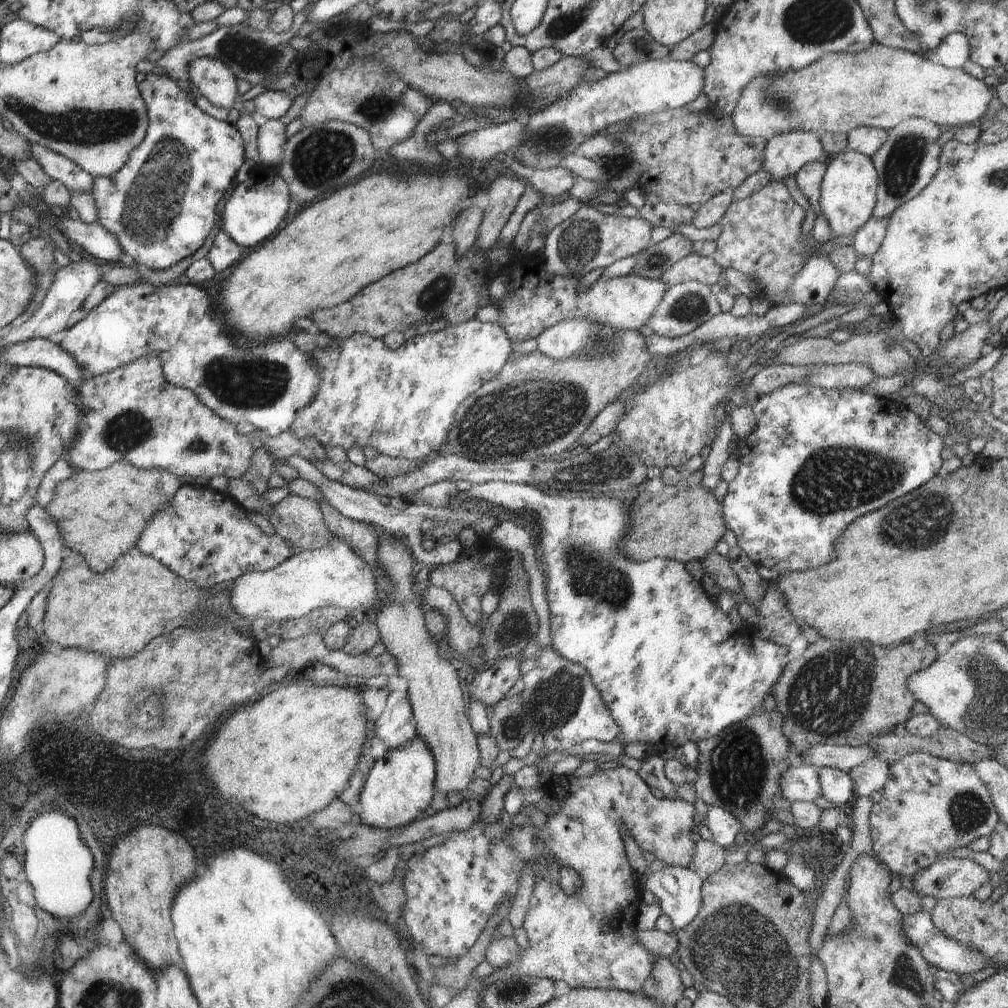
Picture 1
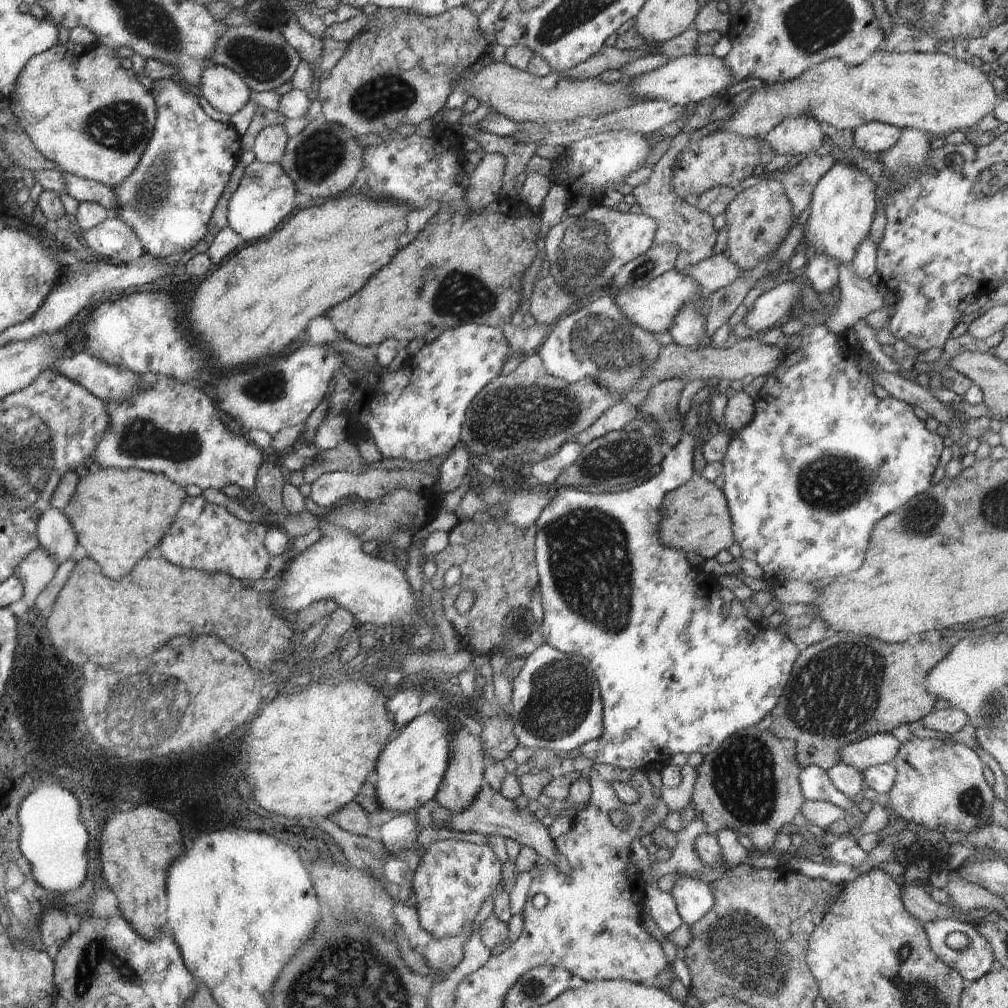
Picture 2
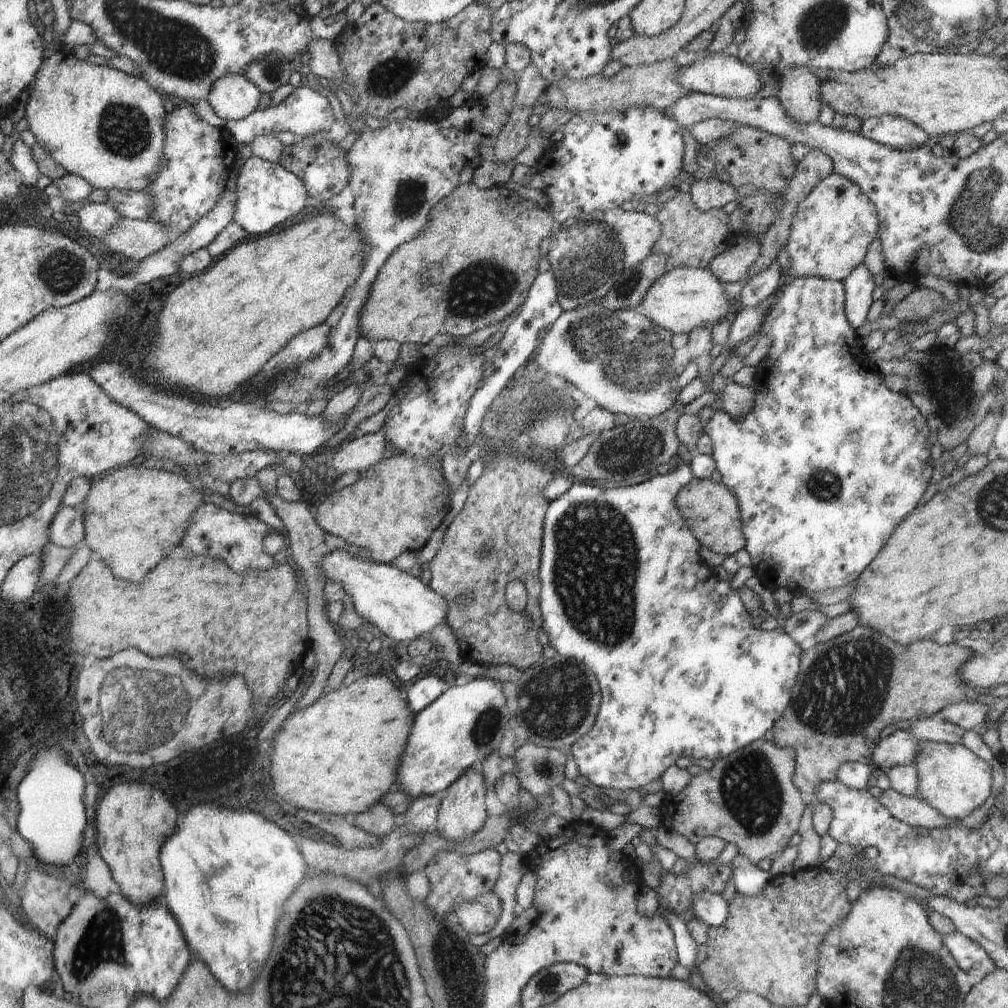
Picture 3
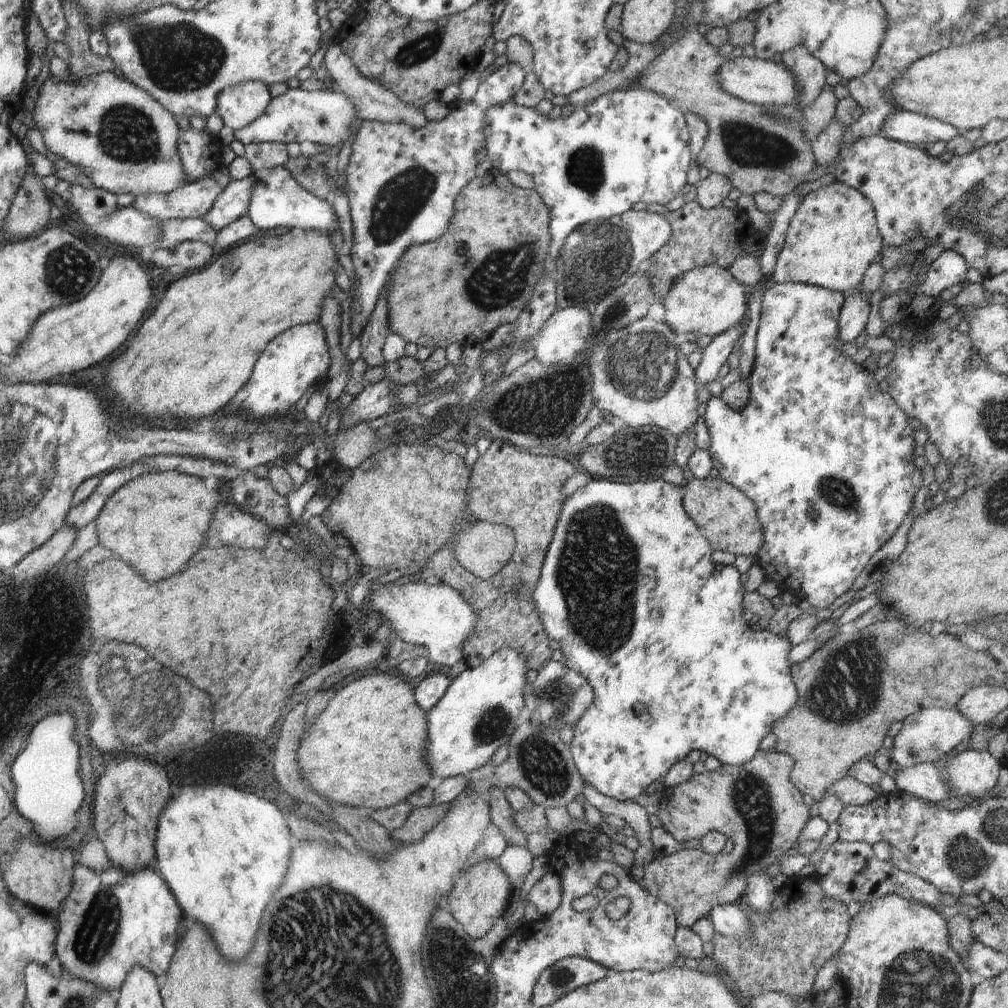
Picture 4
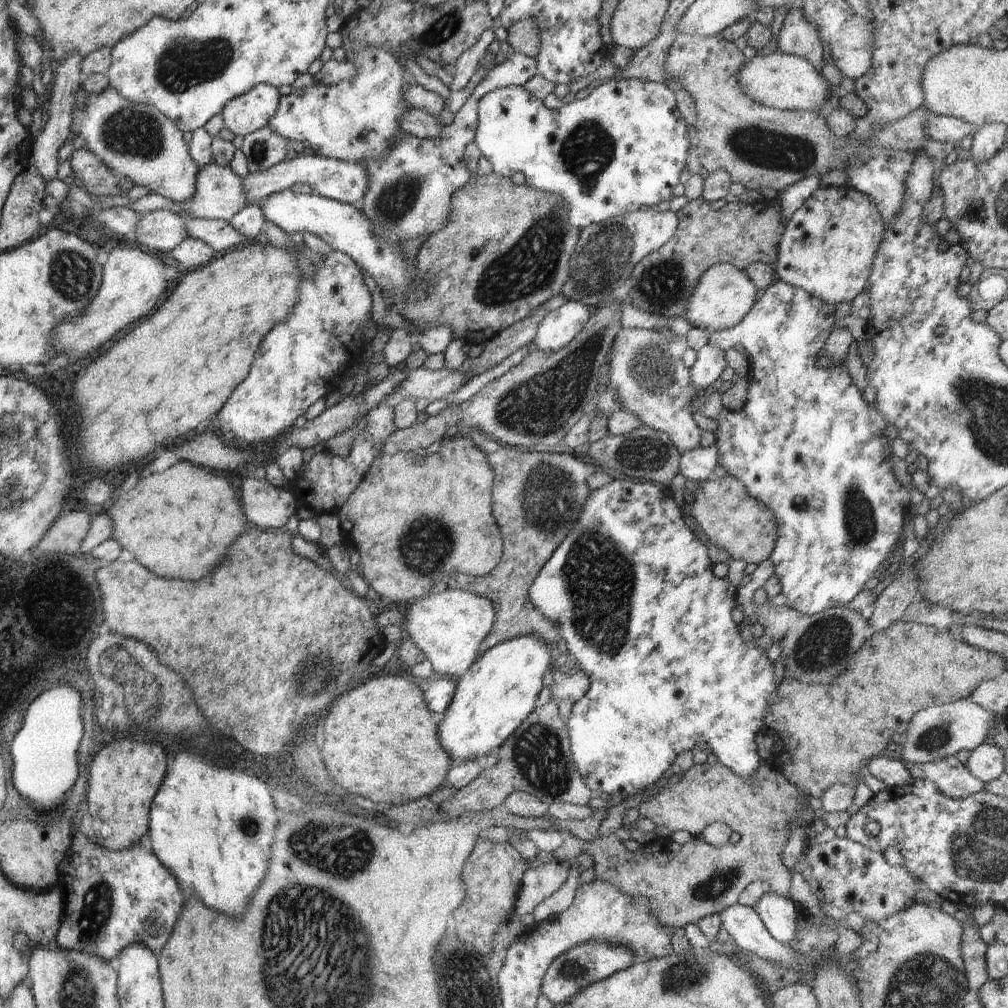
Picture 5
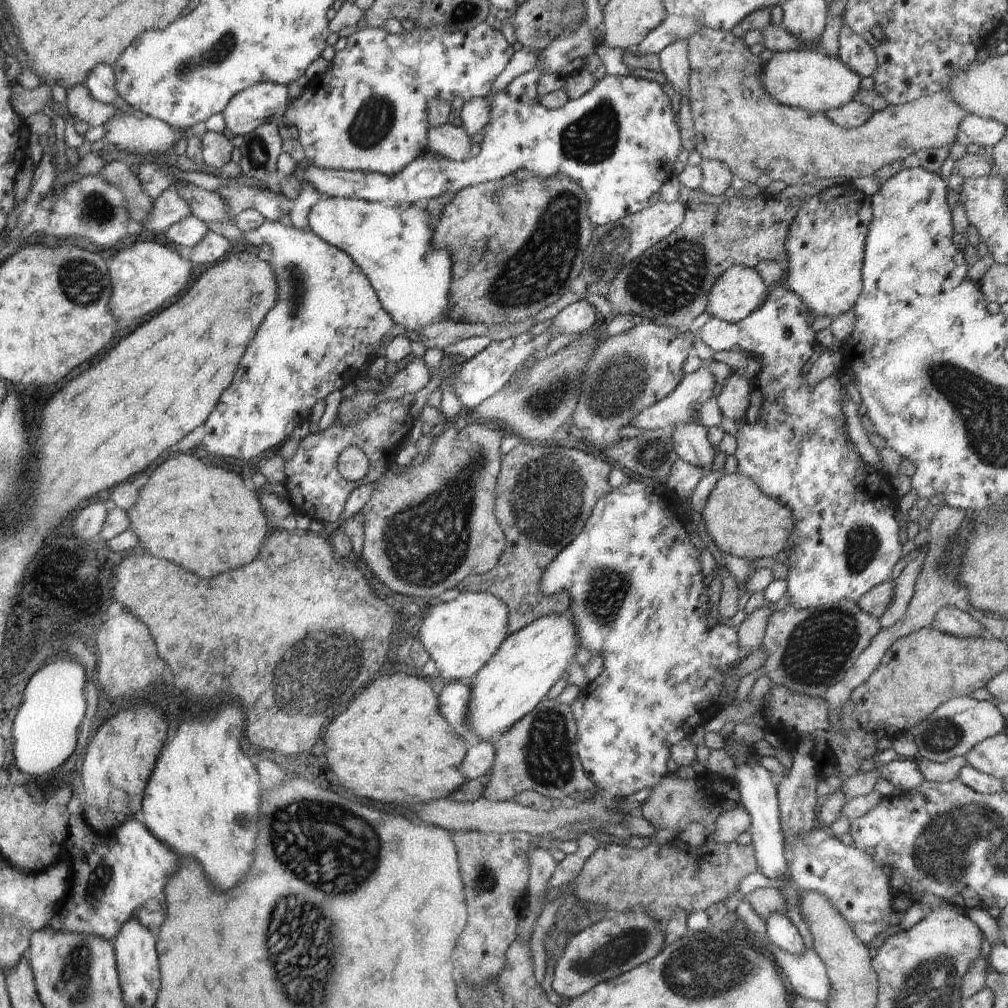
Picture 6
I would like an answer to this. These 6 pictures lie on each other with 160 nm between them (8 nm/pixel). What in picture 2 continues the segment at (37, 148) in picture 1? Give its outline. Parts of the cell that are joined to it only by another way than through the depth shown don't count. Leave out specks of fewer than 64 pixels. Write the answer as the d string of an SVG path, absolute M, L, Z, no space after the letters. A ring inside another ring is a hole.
M62 172L64 176L64 186L66 190L64 191L73 199L76 199L80 203L88 201L92 203L100 204L106 211L112 212L116 210L116 192L114 188L110 186L105 186L104 184L85 180L70 172Z

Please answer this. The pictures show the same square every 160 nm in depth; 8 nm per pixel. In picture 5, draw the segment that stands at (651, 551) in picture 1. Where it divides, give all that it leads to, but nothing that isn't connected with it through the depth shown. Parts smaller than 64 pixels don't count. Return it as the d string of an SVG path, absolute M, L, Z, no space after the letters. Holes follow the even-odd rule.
M726 475L717 480L704 481L695 493L694 503L691 504L691 507L691 516L706 533L708 540L719 549L728 552L733 559L759 565L759 563L770 558L770 554L776 546L776 538L778 538L776 518L762 502L757 502L748 494L747 487L738 481L738 478Z

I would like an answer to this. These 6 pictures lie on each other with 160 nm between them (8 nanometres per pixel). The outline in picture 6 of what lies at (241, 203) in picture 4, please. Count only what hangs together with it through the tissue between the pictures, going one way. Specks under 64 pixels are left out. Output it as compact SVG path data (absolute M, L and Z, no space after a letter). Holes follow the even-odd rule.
M536 67L515 78L504 90L491 92L491 95L486 97L490 105L490 116L488 123L481 130L482 142L477 144L477 151L465 161L447 161L444 157L427 152L426 156L414 159L404 170L393 175L323 169L303 161L296 164L297 169L294 169L292 175L298 182L307 182L326 197L412 205L425 204L430 198L436 198L444 192L457 193L470 185L497 181L524 169L541 179L563 174L581 186L589 202L588 220L596 226L616 222L626 215L646 208L648 200L652 196L658 197L662 184L671 178L673 164L682 148L678 116L672 111L670 97L662 90L663 85L642 77L635 78L633 75L606 74L584 96L569 100L559 109L551 110L538 101L537 82L542 73L543 70Z

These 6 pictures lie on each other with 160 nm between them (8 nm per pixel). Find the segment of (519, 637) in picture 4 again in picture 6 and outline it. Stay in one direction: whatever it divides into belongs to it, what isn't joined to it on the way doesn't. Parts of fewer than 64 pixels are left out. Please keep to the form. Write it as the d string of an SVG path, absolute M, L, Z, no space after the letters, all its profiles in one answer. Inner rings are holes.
M526 440L501 456L502 470L496 482L496 518L506 537L506 548L499 558L498 564L481 575L470 575L457 584L461 592L490 593L499 598L509 612L506 634L511 635L535 620L550 615L564 615L571 608L568 594L556 595L541 594L539 588L541 576L546 567L580 534L592 514L598 499L608 494L612 488L607 476L611 471L610 464L600 457L584 453L580 449L567 449L566 447L541 446L531 444Z

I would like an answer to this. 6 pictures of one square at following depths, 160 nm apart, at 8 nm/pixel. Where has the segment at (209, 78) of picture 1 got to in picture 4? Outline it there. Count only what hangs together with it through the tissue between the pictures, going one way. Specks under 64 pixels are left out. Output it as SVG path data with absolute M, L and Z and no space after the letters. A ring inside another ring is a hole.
M242 82L222 90L218 96L216 113L224 125L236 131L260 118L271 100L269 88L262 82Z

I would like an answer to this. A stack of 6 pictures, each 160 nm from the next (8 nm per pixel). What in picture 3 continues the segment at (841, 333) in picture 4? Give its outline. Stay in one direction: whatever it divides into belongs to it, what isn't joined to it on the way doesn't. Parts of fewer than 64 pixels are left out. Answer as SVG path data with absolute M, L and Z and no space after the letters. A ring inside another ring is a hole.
M860 264L843 281L845 290L845 316L854 330L867 324L868 312L873 304L872 292L876 287L873 274Z

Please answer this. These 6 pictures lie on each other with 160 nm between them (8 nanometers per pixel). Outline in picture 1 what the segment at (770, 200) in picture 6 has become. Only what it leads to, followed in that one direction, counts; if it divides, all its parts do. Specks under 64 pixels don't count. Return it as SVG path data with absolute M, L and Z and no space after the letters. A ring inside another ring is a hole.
M641 190L645 205L638 214L640 218L646 219L651 227L676 228L680 224L691 224L695 212L690 207L666 204L655 194Z

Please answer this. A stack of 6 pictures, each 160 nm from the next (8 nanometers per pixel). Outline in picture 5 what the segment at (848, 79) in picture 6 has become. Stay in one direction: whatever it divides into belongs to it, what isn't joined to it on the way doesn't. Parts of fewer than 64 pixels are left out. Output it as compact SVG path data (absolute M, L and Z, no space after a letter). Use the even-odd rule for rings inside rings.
M777 50L765 51L764 56L754 56L742 64L738 72L738 82L745 94L754 98L756 102L779 110L815 111L820 108L828 98L834 96L835 89L826 82L816 68L800 56L785 54Z

